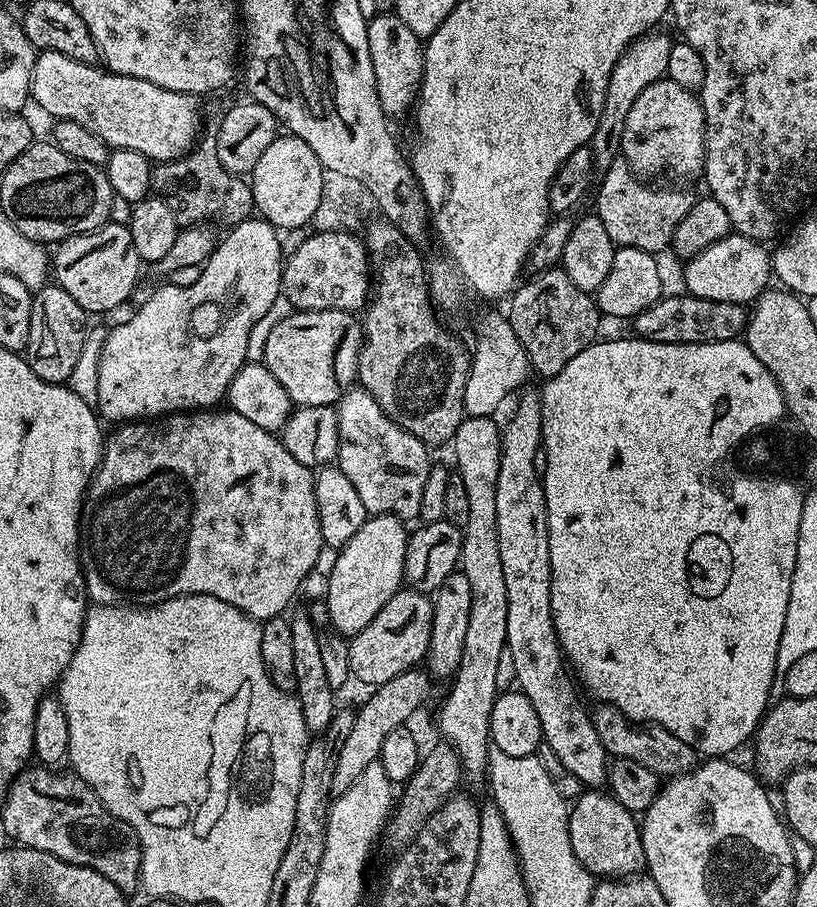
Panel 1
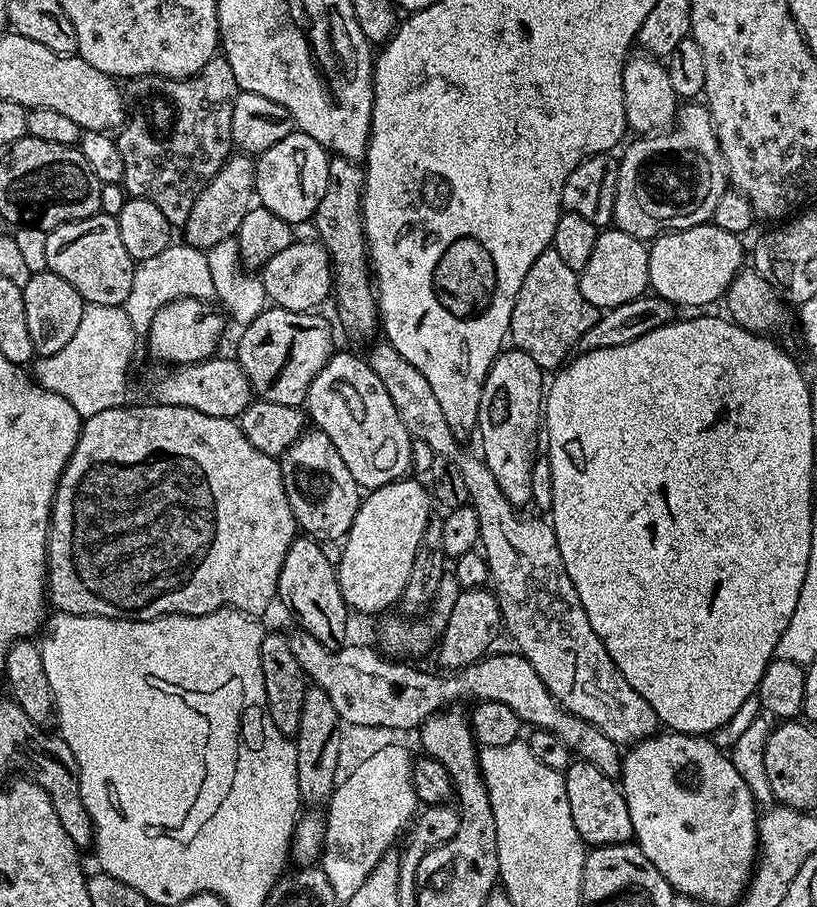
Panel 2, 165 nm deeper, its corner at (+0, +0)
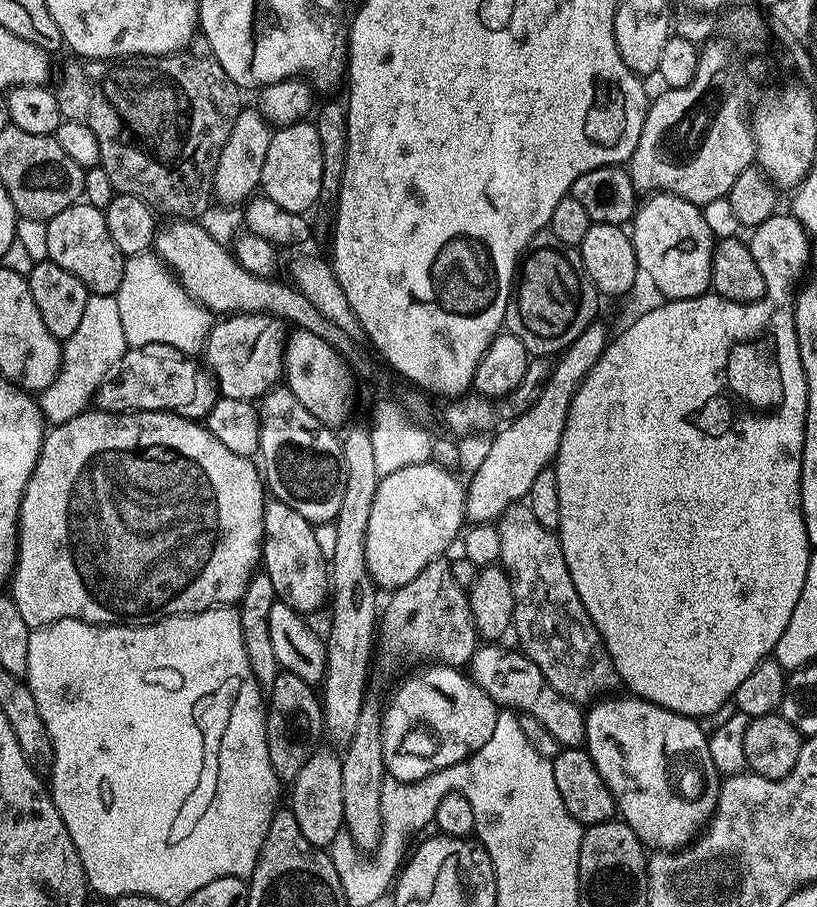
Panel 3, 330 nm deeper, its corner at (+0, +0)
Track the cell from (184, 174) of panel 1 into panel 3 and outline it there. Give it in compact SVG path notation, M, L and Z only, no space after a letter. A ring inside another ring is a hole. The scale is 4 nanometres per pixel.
M192 51L172 52L168 56L126 56L123 57L122 62L112 63L106 60L72 58L72 61L61 70L60 81L54 84L61 117L64 120L82 123L83 126L90 128L91 133L98 140L99 167L104 168L106 174L110 174L110 182L116 187L117 193L142 198L142 202L151 204L153 209L159 210L161 213L163 213L162 211L173 212L171 215L176 218L198 218L213 203L213 180L219 164L219 156L222 154L223 147L226 146L227 139L230 138L235 120L242 109L242 102L240 102L242 89L231 80L226 74L226 70L222 70L216 57L205 54L203 51L201 51L202 53Z

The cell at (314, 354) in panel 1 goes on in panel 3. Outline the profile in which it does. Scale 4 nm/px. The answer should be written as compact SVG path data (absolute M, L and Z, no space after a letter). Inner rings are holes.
M232 314L221 320L224 320L221 324L220 321L213 323L206 339L207 367L216 381L219 395L249 402L259 401L284 375L285 321L267 314Z

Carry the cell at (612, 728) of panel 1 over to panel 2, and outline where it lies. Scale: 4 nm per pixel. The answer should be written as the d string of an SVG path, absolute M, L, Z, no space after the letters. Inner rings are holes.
M379 342L366 352L368 365L374 370L374 374L382 379L390 400L402 419L403 425L414 440L428 444L435 455L453 460L465 480L466 490L470 506L478 514L478 530L480 531L479 547L482 555L488 563L488 575L490 577L490 588L494 593L498 606L500 607L500 618L503 627L508 628L510 635L516 639L515 651L525 656L538 670L538 678L550 690L550 694L568 712L574 713L578 718L598 726L606 738L621 746L639 744L657 735L661 727L660 720L654 714L650 702L626 682L622 670L614 666L614 658L602 646L602 638L594 634L594 626L590 626L590 618L586 618L586 610L582 610L582 602L578 598L578 590L574 590L574 582L570 582L570 574L566 574L566 566L562 566L562 554L558 550L558 538L554 534L551 523L547 519L531 520L528 516L519 516L517 505L512 504L502 494L494 474L485 466L483 459L472 456L466 449L460 448L461 441L450 430L446 418L443 417L442 406L434 395L426 378L422 377L420 371L406 362L394 346L386 342Z

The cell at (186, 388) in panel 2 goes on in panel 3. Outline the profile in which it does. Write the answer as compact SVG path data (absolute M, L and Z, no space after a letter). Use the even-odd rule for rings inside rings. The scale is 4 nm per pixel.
M169 345L129 347L97 386L95 407L102 412L173 412L203 421L217 402L218 389L215 379L194 360Z

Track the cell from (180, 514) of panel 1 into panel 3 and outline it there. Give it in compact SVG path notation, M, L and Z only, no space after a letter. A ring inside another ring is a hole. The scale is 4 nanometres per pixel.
M85 410L70 418L69 421L49 427L44 441L40 447L40 457L36 460L34 470L26 482L26 488L20 498L20 517L18 519L18 535L16 537L16 560L10 577L10 595L14 606L18 606L18 614L22 614L22 622L26 622L28 629L45 628L47 624L53 624L59 620L81 620L87 624L150 624L153 620L159 620L165 616L181 616L187 612L205 612L207 608L219 608L232 606L240 602L252 580L253 573L257 571L262 560L262 545L264 543L264 504L266 501L266 484L262 479L259 467L252 465L253 461L246 456L234 454L234 450L226 450L214 434L210 434L203 423L187 420L185 416L179 416L173 412L102 412L99 410Z

